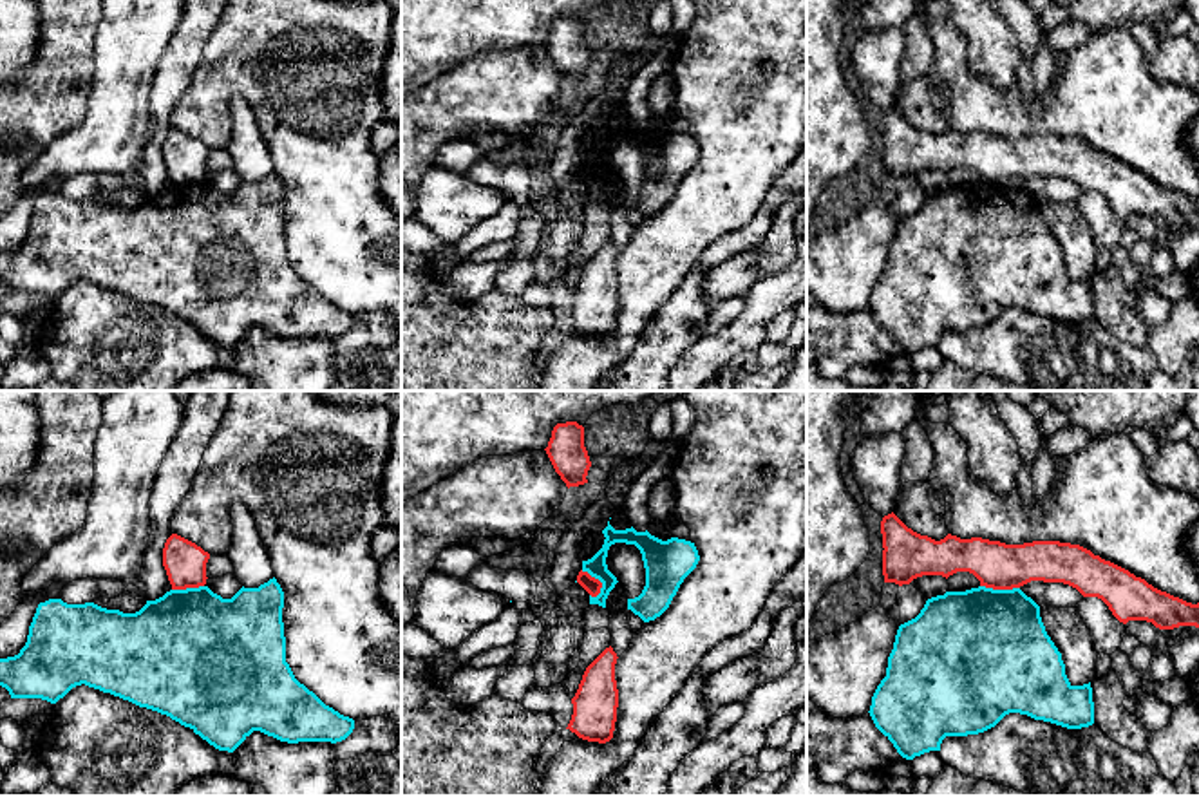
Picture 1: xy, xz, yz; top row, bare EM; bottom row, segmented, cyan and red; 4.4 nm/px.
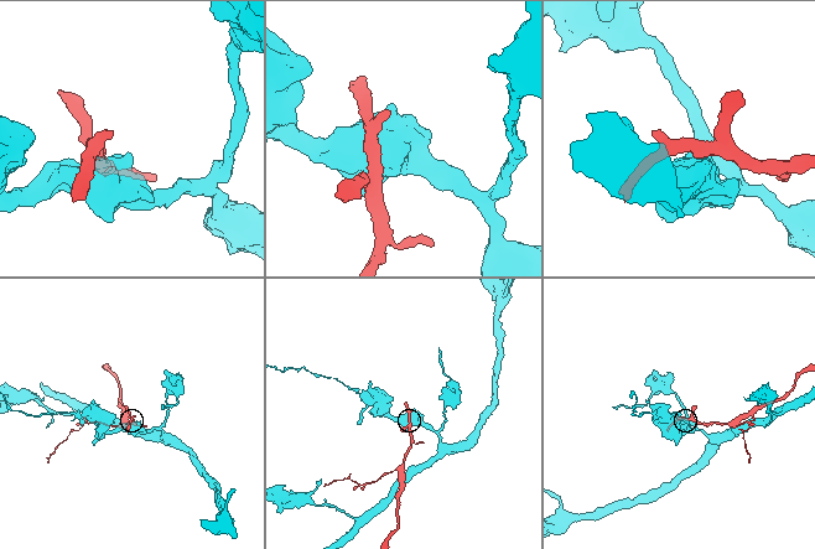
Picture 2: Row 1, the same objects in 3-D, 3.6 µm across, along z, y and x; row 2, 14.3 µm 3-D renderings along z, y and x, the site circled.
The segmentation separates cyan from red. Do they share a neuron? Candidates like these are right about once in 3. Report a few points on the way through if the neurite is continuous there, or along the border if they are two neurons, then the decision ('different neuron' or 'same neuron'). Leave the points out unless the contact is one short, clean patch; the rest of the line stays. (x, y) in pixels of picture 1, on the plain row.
different neuron

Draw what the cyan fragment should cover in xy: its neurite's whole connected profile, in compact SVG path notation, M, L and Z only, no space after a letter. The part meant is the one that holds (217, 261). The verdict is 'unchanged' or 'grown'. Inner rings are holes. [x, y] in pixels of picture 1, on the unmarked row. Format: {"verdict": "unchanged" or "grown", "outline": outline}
{"verdict": "unchanged", "outline": "M277 174L259 183L241 183L231 194L222 194L208 181L170 185L136 208L107 204L94 197L67 199L61 194L40 197L25 241L18 250L0 253L0 280L11 293L42 293L56 298L76 280L89 280L128 295L139 302L170 311L219 346L233 347L253 326L280 336L342 336L354 315L326 300L300 279L286 257L282 217L284 186Z"}

